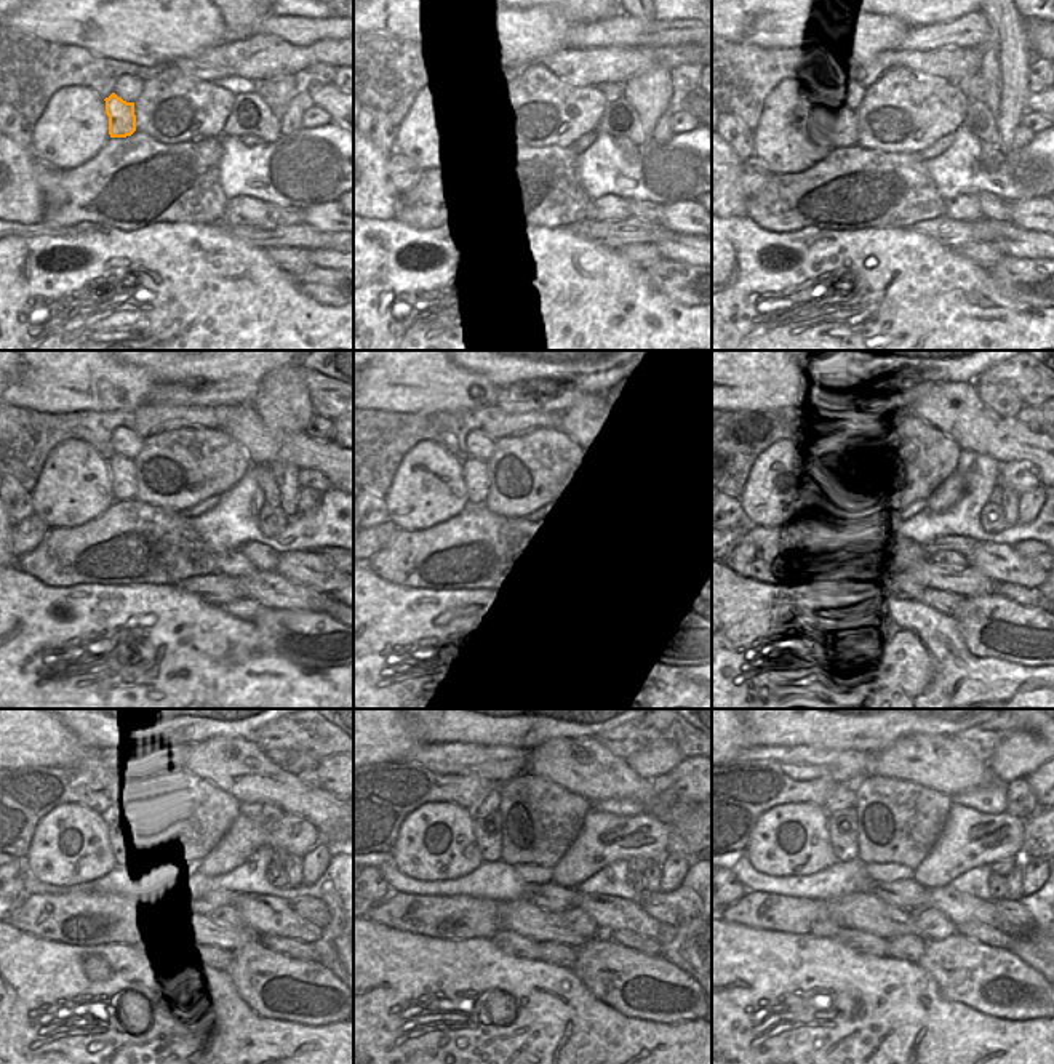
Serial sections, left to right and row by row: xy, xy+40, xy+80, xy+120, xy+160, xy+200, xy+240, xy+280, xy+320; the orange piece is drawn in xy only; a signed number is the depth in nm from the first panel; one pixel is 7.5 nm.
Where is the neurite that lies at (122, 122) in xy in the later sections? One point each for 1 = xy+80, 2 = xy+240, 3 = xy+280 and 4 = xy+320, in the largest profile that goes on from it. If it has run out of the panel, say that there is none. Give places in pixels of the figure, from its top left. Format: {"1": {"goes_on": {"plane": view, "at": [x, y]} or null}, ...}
{"1": {"goes_on": {"plane": "xy+80", "at": [838, 116]}}, "2": {"goes_on": {"plane": "xy+240", "at": [122, 831]}}, "3": {"goes_on": {"plane": "xy+280", "at": [487, 831]}}, "4": {"goes_on": {"plane": "xy+320", "at": [842, 826]}}}

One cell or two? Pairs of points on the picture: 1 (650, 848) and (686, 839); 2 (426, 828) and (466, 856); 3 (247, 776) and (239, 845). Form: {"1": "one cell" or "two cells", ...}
{"1": "two cells", "2": "one cell", "3": "two cells"}

